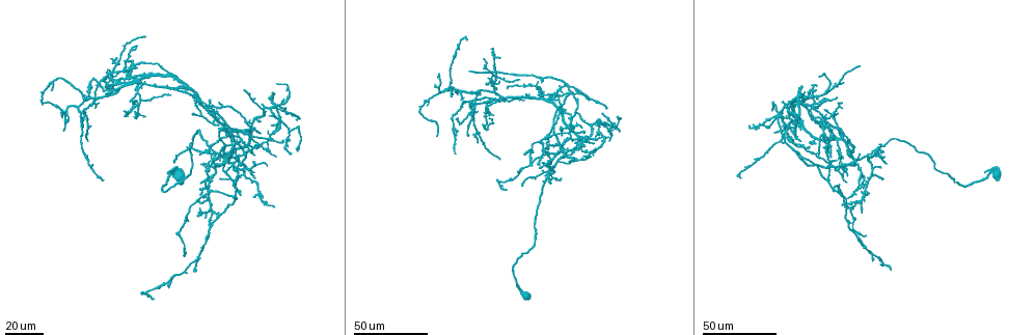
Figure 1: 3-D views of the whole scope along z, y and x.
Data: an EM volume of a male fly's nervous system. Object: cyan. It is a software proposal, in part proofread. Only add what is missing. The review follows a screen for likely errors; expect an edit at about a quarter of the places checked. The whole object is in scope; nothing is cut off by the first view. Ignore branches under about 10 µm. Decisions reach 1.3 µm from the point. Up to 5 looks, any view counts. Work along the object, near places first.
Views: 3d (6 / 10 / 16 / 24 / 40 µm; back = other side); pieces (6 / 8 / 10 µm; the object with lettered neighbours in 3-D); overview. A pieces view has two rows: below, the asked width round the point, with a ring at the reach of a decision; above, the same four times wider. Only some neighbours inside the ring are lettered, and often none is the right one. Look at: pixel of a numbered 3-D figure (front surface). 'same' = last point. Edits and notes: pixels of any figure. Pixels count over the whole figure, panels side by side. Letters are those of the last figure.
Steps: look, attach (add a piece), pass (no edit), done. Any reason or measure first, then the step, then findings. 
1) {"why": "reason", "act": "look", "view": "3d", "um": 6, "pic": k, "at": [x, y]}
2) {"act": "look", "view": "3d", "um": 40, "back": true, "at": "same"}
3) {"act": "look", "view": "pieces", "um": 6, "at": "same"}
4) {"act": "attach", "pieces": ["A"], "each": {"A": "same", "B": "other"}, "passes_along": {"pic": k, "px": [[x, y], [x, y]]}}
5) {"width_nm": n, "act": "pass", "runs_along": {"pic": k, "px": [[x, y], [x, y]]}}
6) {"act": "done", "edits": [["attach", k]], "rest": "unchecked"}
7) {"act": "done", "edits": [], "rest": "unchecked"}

{"why": "long arm stops here", "act": "look", "view": "3d", "um": 24, "pic": 1, "at": [470, 71]}

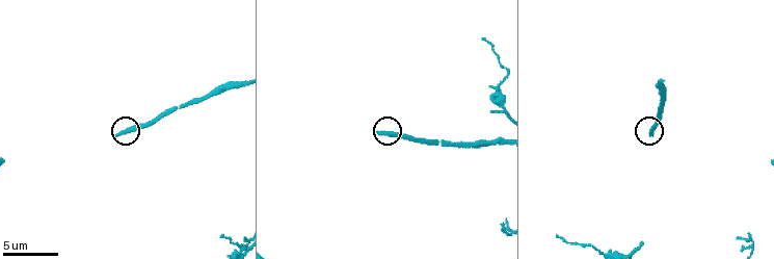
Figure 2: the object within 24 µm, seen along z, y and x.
{"act": "look", "view": "pieces", "um": 10, "pic": 2, "at": [377, 132]}

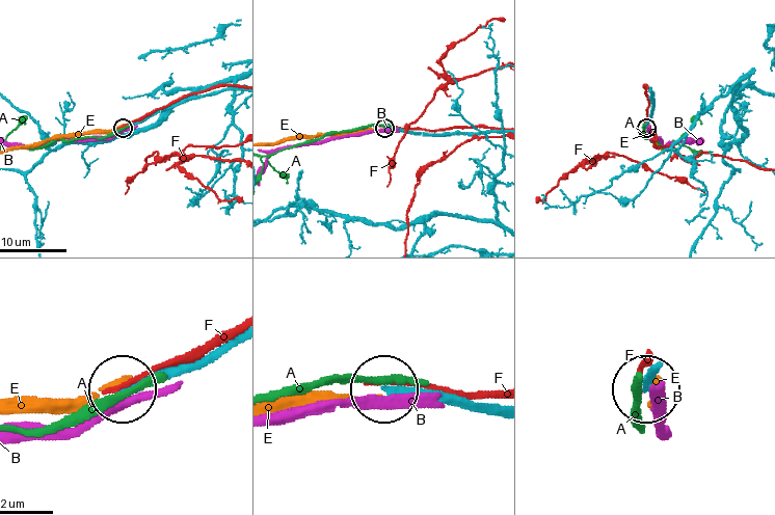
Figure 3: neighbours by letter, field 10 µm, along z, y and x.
{"act": "pass", "each": {"A": "other", "B": "other", "E": "other", "F": "other"}, "runs_along": {"pic": 3, "px": [[492, 409], [446, 396], [388, 391]]}, "found": "none of them fits"}

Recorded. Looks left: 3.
{"why": "tapers out", "act": "look", "view": "3d", "um": 24, "pic": 1, "at": [882, 166]}

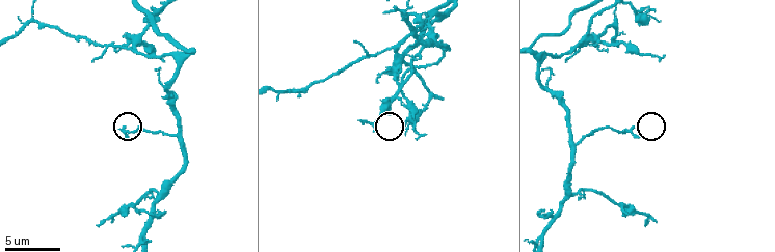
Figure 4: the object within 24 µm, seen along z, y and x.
{"why": "see the neighbours", "act": "look", "view": "pieces", "um": 10, "pic": 4, "at": [388, 113]}

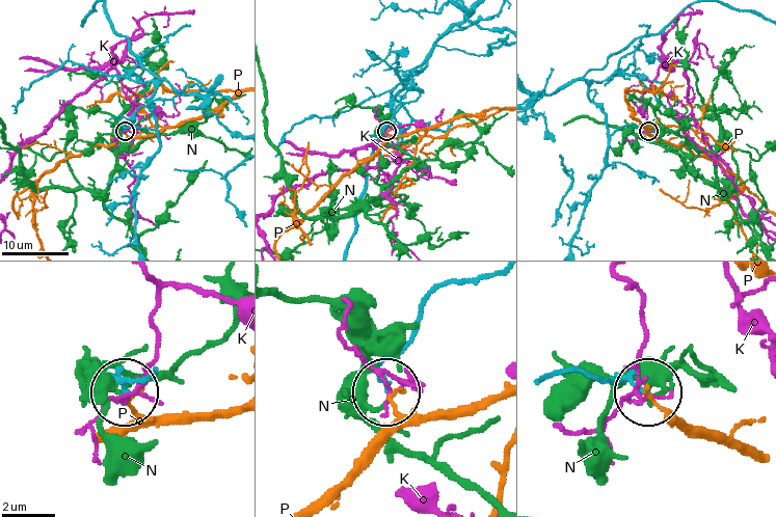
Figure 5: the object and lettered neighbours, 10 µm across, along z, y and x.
{"act": "pass", "each": {"K": "other", "N": "other", "P": "other"}, "found": "none of them fits"}

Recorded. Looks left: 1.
{"why": "tapers out", "act": "look", "view": "pieces", "um": 10, "pic": 4, "at": [98, 224]}

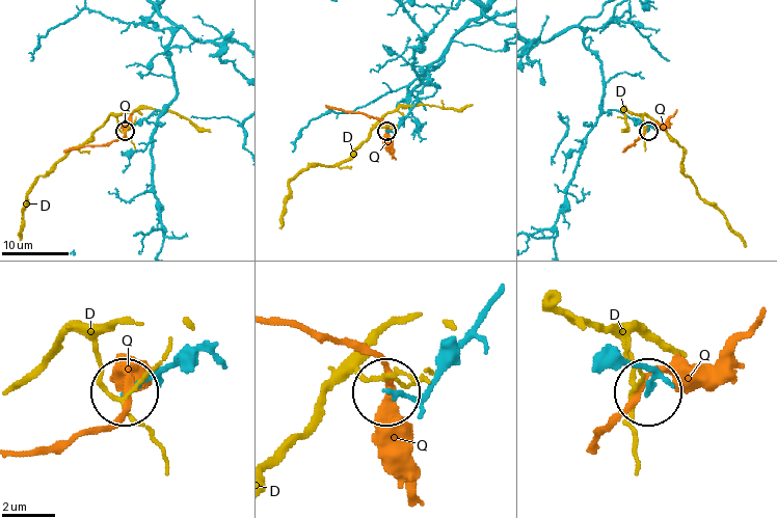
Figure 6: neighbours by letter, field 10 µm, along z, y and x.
{"act": "pass", "each": {"D": "other", "Q": "other"}, "found": "none of them fits"}

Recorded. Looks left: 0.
{"act": "done", "edits": [], "rest": "unchecked"}

